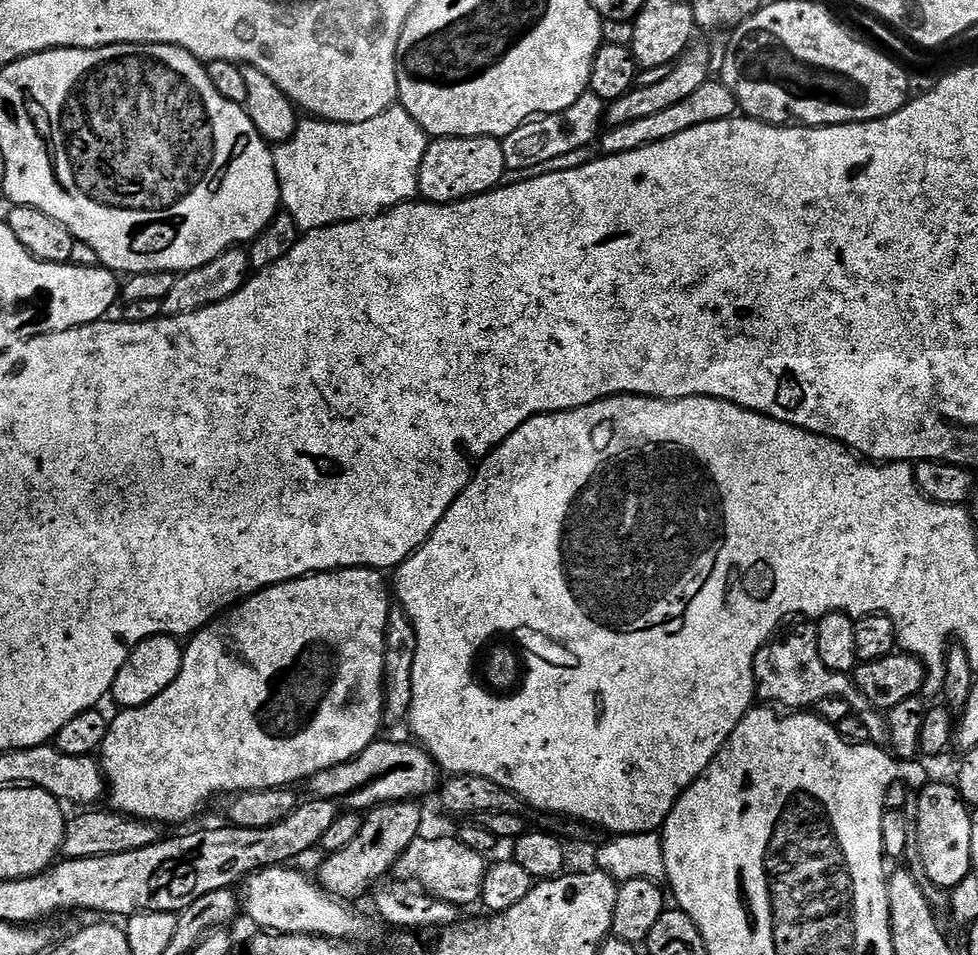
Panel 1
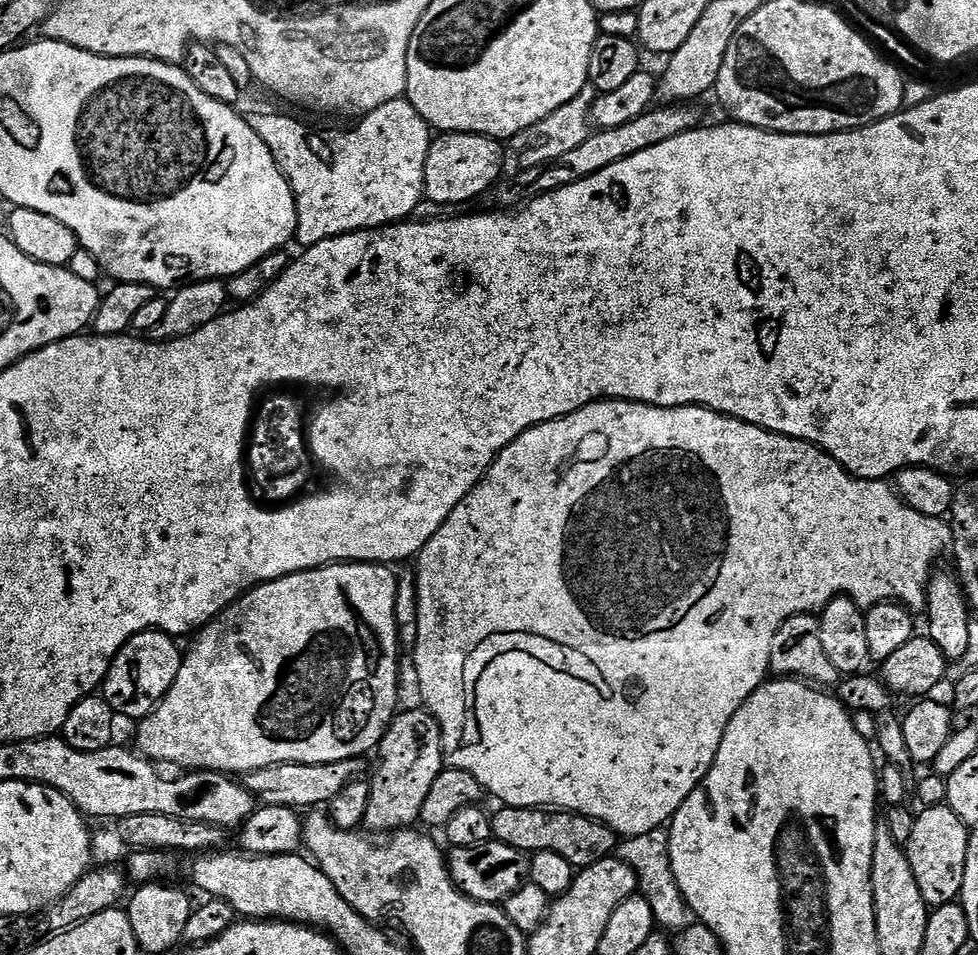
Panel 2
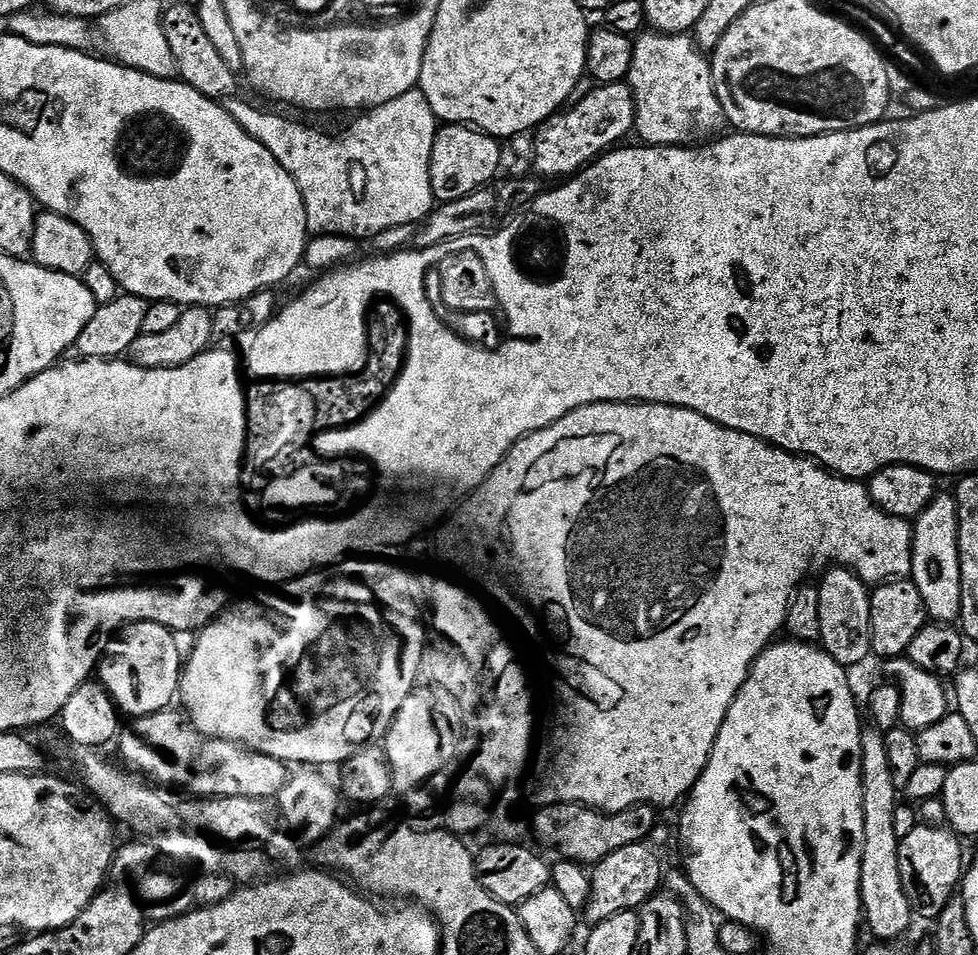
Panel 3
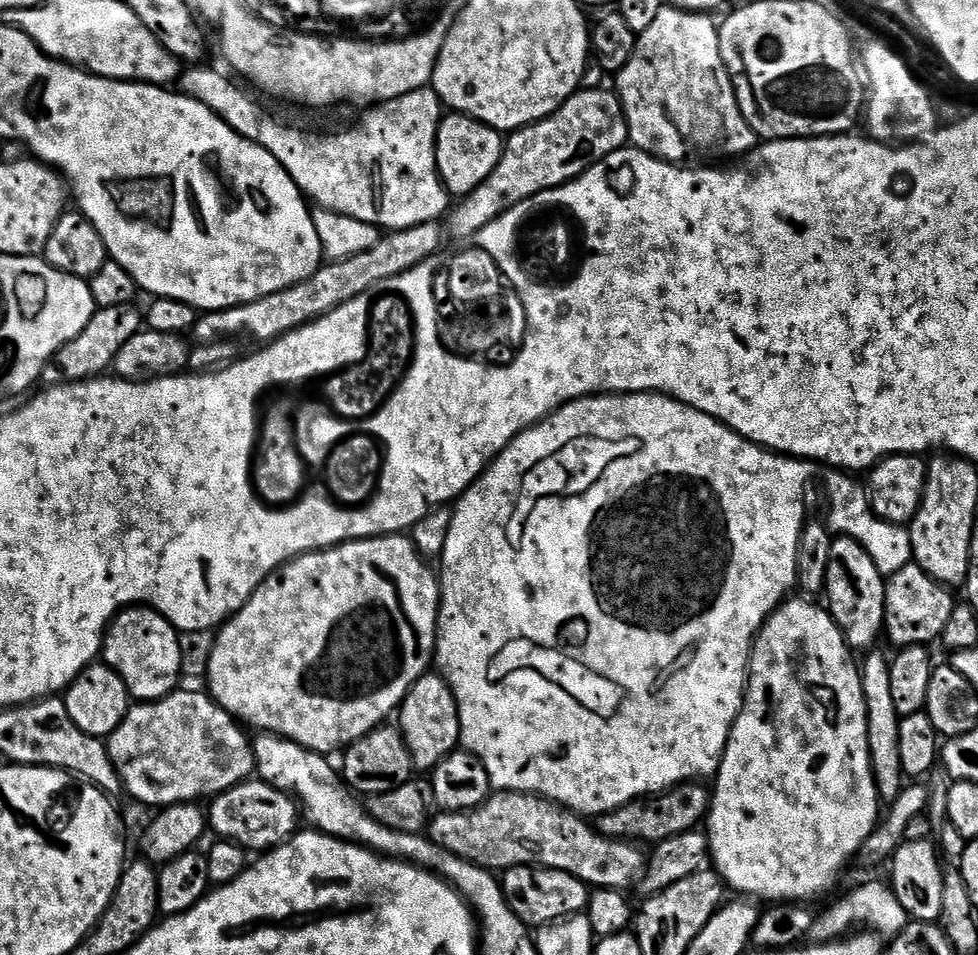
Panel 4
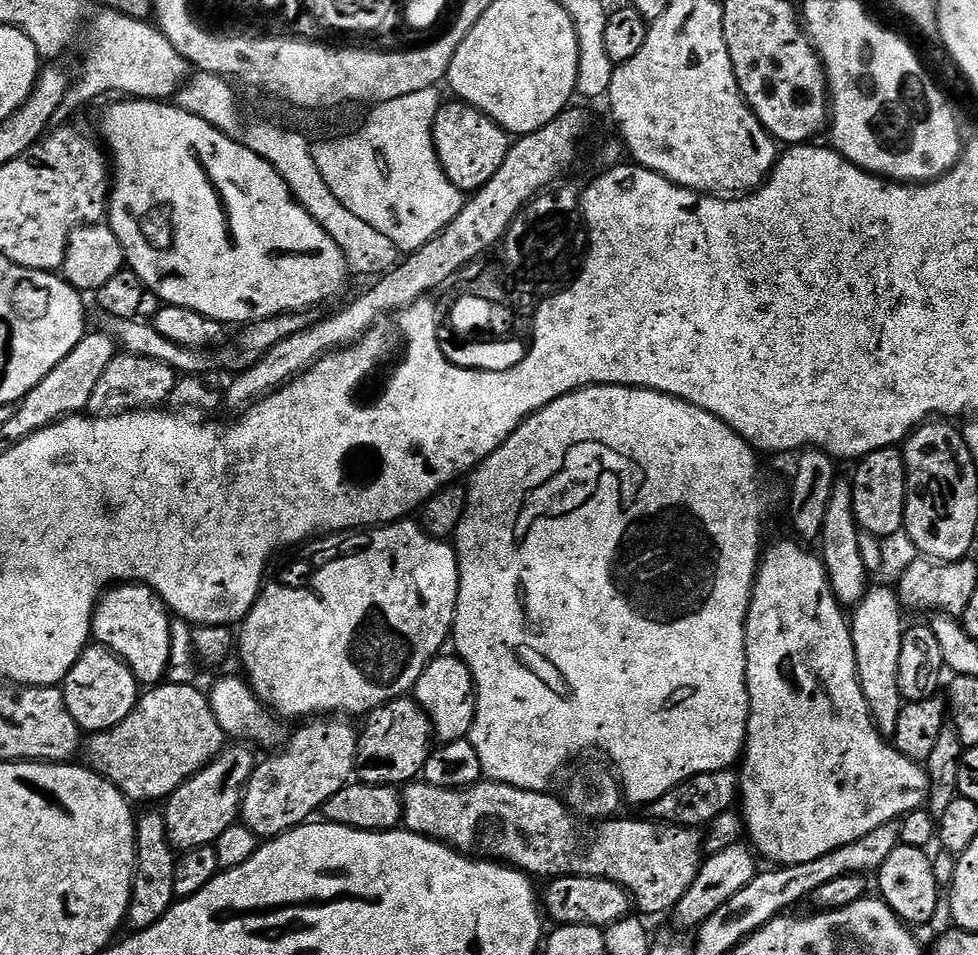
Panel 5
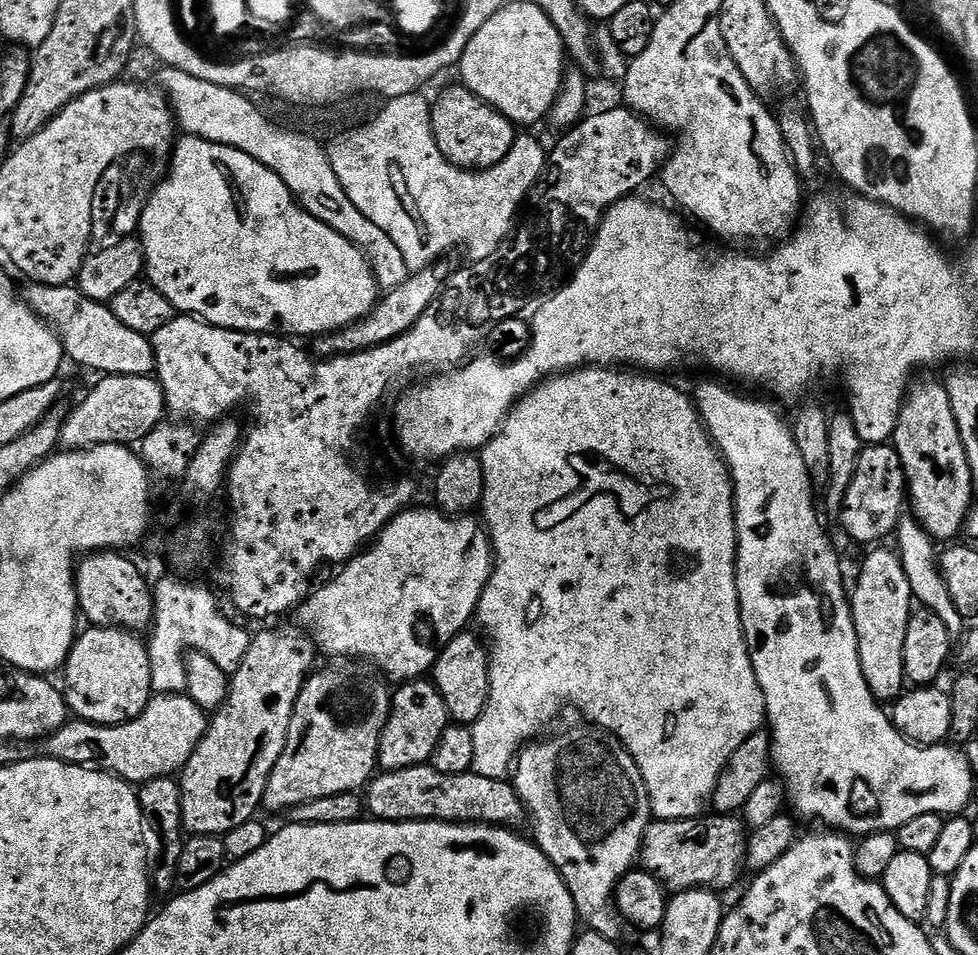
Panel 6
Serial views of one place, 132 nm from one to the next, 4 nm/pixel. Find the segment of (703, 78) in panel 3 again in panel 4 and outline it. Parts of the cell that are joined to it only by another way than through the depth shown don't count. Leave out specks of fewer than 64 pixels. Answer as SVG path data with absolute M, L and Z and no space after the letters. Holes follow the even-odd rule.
M666 6L662 10L662 14L658 14L658 18L645 32L639 33L634 46L634 54L630 54L630 62L626 62L626 66L622 66L622 70L615 73L614 91L622 102L622 110L626 114L626 122L628 123L628 139L631 147L640 148L644 152L649 152L651 156L657 156L659 160L668 160L672 164L683 165L691 156L736 156L735 158L743 158L757 147L758 137L746 118L742 118L742 110L738 110L738 98L734 94L734 86L730 82L730 74L726 70L726 66L722 62L722 50L720 49L720 30L717 21L712 21L711 15L702 12L684 12L681 8L675 6Z

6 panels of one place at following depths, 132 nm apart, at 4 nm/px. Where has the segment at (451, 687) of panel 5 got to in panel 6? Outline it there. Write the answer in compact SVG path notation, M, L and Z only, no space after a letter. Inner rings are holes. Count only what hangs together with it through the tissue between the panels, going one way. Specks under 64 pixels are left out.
M472 630L458 633L446 647L440 650L430 673L432 683L436 685L446 702L449 717L457 724L469 726L475 724L476 719L484 713L490 690L489 649L485 641L477 636Z

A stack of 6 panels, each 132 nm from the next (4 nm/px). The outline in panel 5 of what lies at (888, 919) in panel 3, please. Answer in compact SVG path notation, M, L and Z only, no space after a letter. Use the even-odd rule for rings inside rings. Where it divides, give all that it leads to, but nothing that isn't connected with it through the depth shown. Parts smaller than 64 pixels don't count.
M872 586L850 616L862 694L868 703L872 721L876 723L880 735L885 738L895 737L898 730L898 714L902 714L906 703L898 678L898 657L902 654L902 638L906 627L904 615L905 609L900 603L899 595L893 589L891 592L888 588Z

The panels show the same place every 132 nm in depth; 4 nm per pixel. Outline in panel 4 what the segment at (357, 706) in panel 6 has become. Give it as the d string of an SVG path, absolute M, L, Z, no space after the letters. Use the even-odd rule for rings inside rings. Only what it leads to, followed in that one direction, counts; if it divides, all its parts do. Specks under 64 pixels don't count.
M259 778L246 780L215 797L207 805L206 815L208 828L216 831L219 839L234 842L252 854L270 852L291 840L298 831L296 823L302 820L302 813L293 797Z

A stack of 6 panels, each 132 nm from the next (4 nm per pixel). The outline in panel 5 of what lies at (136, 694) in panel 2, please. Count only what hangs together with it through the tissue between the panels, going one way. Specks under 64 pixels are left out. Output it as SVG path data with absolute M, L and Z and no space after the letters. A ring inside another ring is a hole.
M117 584L108 589L96 604L96 612L92 615L92 640L108 648L134 674L141 686L155 686L169 675L171 662L171 626L172 620L164 599L153 588L146 584Z

